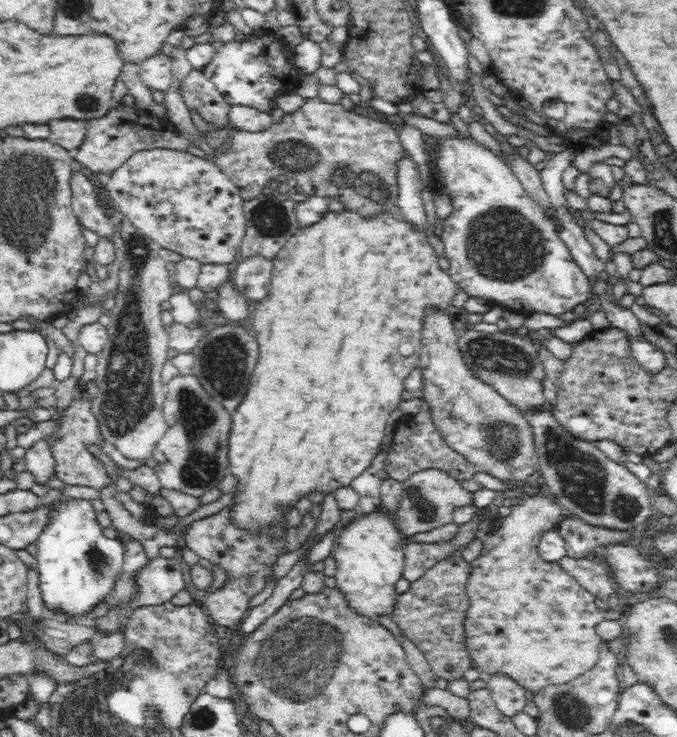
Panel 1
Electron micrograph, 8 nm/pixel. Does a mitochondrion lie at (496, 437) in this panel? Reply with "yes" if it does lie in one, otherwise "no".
yes

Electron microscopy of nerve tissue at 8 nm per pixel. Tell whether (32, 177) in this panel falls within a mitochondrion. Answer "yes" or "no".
yes

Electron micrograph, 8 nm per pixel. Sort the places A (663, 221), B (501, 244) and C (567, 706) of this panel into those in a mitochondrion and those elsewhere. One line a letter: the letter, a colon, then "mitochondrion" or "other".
A: mitochondrion
B: mitochondrion
C: mitochondrion

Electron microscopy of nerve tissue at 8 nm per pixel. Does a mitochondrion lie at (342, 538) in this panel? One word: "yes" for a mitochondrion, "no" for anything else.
no

